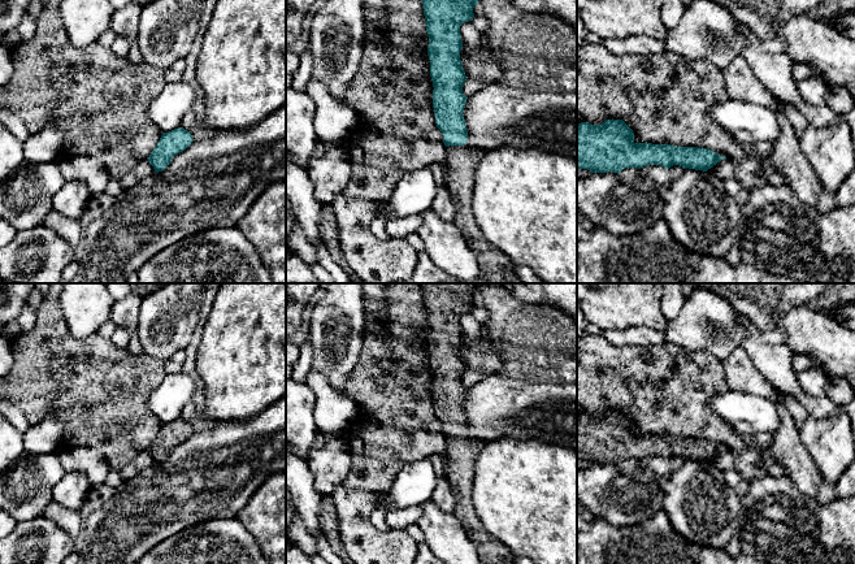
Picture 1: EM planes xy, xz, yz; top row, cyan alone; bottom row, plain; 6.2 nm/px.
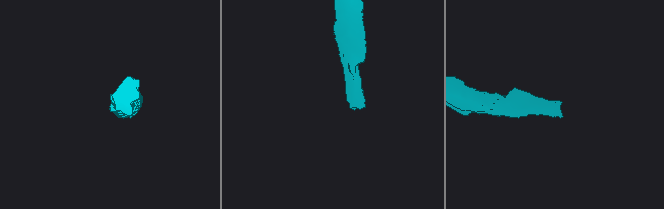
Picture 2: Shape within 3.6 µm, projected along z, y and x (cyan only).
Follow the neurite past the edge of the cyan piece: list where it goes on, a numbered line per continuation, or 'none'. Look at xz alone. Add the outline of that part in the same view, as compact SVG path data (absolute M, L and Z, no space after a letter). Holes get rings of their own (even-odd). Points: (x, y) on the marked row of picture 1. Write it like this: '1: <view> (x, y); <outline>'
1: xz (495, 267); M466 144L446 147L448 166L448 183L446 187L455 207L452 222L465 238L483 279L489 283L521 283L513 270L512 261L486 240L469 208L474 190L474 170L483 153L485 151L470 148Z

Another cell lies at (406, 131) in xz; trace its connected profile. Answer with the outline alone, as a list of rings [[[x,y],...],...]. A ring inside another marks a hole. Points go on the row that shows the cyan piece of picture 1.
[[[385,0],[385,19],[382,40],[364,42],[363,60],[346,91],[346,104],[359,112],[360,125],[344,138],[351,177],[343,195],[370,201],[389,199],[404,173],[446,160],[433,108],[422,0]]]

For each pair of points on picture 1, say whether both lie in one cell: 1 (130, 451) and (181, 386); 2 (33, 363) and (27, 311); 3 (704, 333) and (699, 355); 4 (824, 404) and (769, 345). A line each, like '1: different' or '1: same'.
1: different
2: different
3: different
4: same

